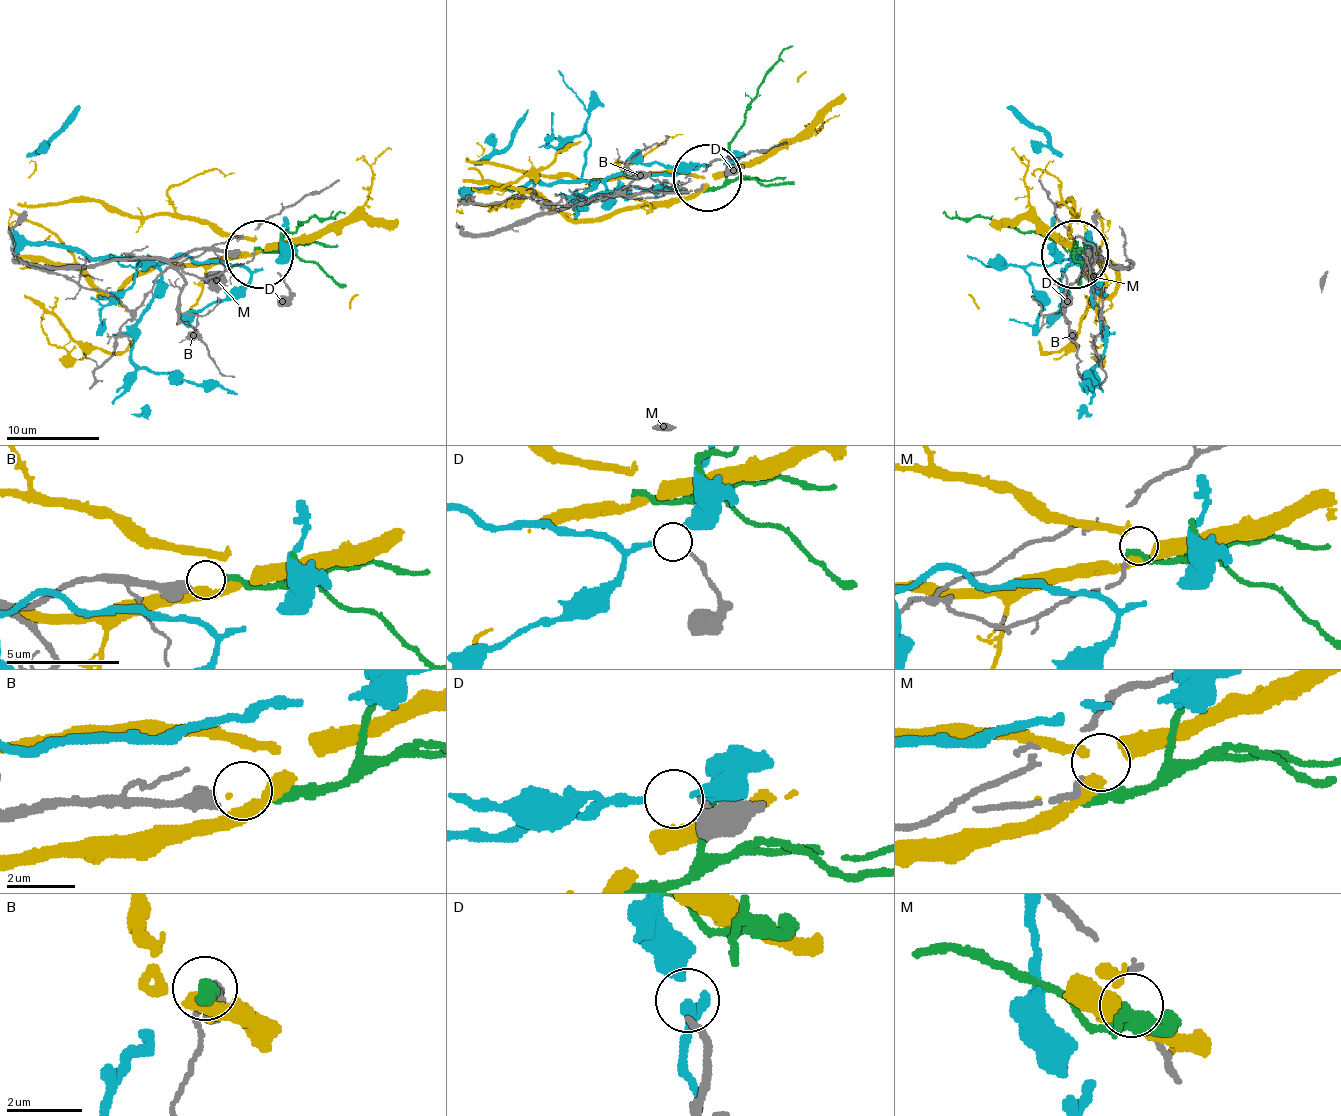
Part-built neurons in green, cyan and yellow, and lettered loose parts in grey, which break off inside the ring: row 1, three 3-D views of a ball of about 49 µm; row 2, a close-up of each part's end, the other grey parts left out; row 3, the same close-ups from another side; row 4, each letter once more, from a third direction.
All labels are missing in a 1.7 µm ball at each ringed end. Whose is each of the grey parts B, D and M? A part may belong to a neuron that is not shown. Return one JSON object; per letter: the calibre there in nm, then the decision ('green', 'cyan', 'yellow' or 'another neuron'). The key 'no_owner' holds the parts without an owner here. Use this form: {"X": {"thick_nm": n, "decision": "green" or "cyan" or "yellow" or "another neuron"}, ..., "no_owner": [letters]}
{"B": {"thick_nm": 500, "decision": "green"}, "D": {"thick_nm": 170, "decision": "cyan"}, "M": {"thick_nm": 160, "decision": "another neuron"}, "no_owner": ["M"]}

